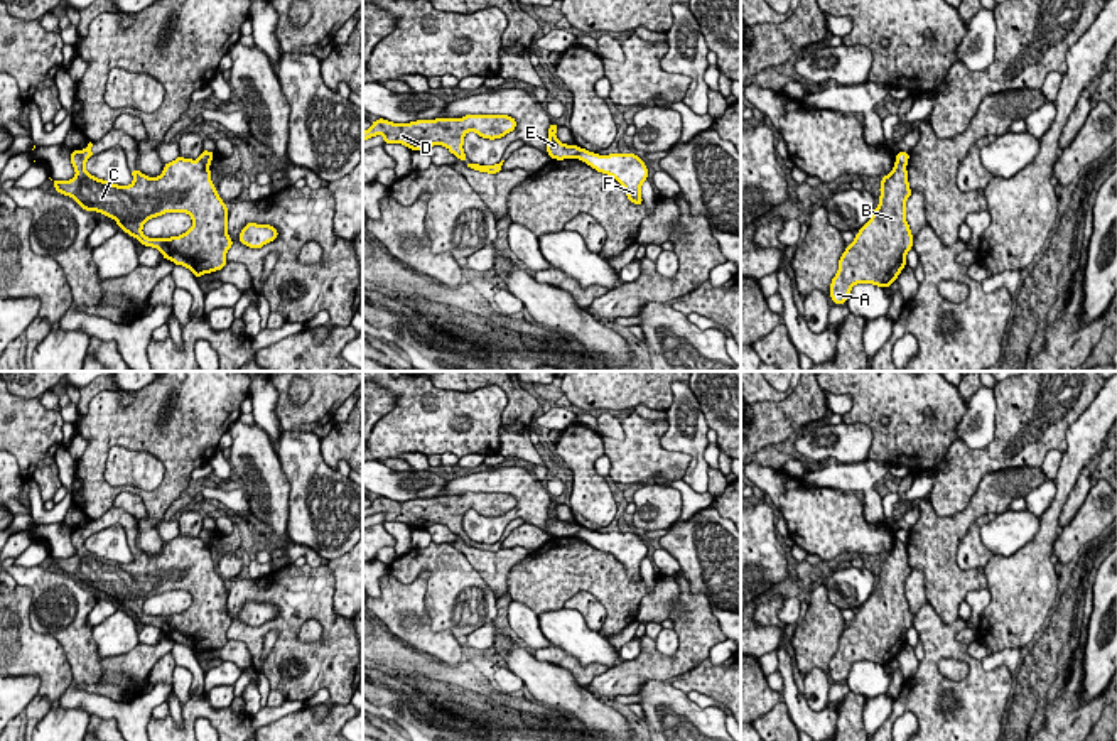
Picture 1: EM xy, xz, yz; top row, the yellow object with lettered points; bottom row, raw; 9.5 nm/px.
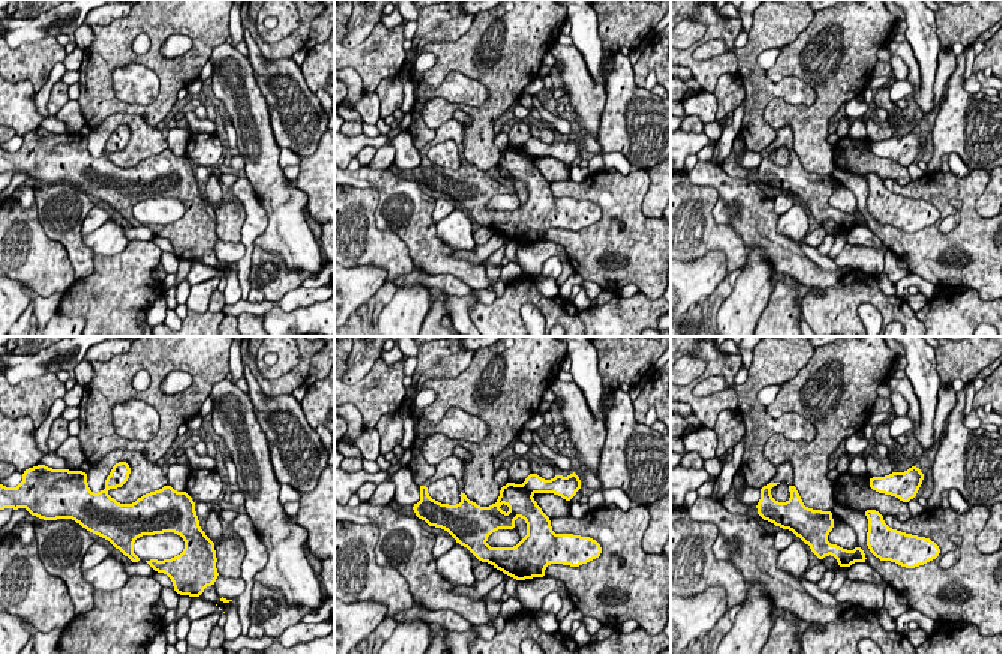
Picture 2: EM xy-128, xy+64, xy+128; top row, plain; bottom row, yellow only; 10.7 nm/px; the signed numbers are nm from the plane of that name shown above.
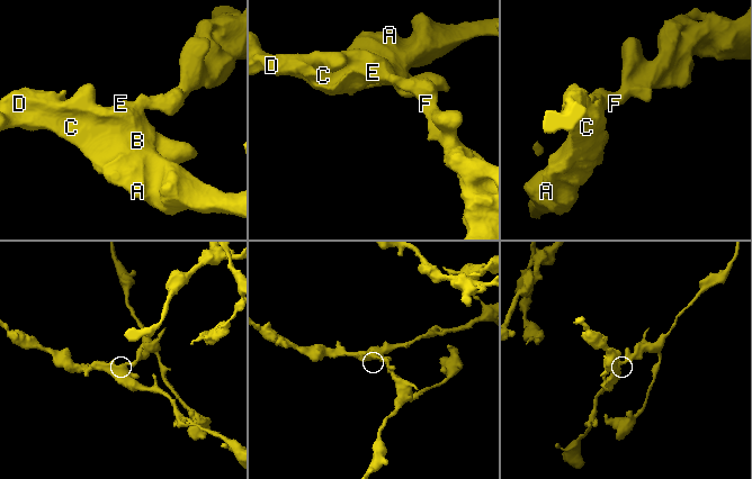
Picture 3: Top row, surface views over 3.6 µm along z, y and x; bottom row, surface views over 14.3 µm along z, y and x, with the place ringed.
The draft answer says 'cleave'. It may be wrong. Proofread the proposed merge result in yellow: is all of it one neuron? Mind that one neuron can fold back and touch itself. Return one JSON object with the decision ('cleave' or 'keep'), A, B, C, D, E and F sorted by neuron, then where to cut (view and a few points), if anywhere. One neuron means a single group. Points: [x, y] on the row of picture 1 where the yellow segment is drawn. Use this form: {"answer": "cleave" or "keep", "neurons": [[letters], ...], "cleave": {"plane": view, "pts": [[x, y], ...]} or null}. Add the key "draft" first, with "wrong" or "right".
{"draft": "right", "answer": "cleave", "neurons": [["A", "B", "C", "D", "E"], ["F"]], "cleave": {"plane": "xz", "pts": [[581, 149], [574, 157]]}}

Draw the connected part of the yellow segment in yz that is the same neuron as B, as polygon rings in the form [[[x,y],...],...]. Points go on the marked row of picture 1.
[[[894,162],[893,170],[881,179],[879,204],[871,219],[859,230],[839,260],[839,270],[830,284],[834,304],[845,304],[855,284],[889,287],[906,267],[906,253],[913,248],[913,235],[906,221],[906,201],[911,196],[906,165]]]

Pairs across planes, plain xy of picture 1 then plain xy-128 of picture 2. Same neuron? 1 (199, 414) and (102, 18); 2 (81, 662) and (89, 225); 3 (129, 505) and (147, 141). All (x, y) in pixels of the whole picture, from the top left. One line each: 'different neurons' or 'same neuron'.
1: different neurons
2: different neurons
3: same neuron

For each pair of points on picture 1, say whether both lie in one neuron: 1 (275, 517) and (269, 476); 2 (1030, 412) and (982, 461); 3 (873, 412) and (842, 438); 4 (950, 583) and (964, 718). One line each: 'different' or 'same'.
1: same
2: same
3: different
4: different

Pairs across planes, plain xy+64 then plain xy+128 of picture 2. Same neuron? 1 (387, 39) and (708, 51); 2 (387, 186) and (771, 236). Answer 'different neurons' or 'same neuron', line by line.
1: different neurons
2: same neuron

